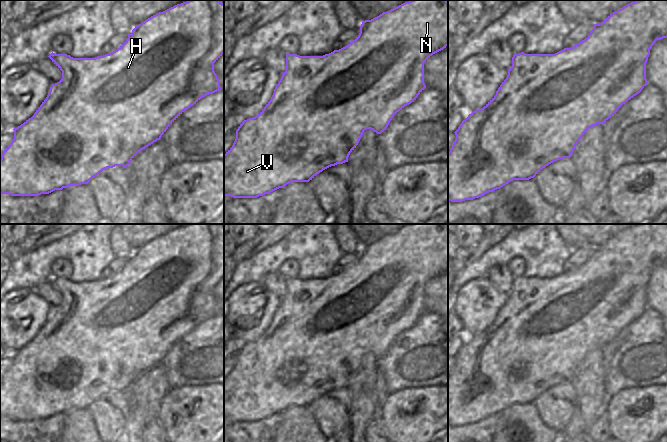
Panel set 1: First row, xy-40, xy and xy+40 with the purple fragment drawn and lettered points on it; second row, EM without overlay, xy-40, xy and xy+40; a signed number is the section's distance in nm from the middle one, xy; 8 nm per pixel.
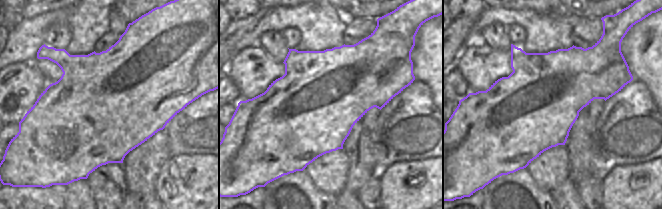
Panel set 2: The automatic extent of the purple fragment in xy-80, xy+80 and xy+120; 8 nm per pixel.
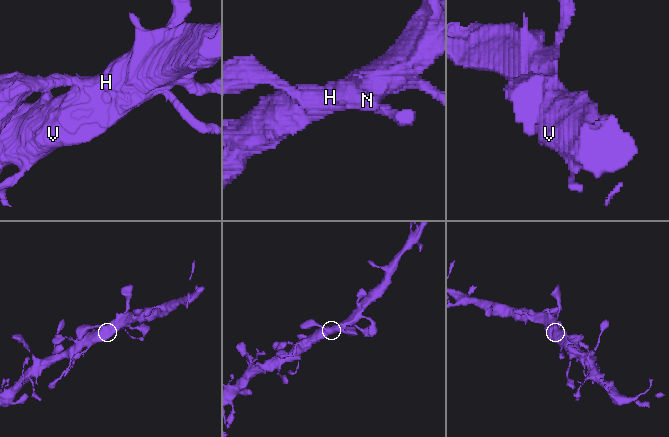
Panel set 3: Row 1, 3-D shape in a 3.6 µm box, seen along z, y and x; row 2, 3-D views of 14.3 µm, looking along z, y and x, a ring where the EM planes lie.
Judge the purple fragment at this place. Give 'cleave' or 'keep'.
keep

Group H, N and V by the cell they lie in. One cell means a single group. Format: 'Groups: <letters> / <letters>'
Groups: H N V.

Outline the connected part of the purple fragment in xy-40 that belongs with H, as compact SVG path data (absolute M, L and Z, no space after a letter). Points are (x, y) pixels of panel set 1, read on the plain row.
M188 224L163 236L159 236L135 250L128 263L115 275L95 282L73 282L67 278L51 277L48 281L62 295L62 303L52 308L46 323L34 339L14 352L14 363L0 382L0 418L11 420L39 420L69 410L88 408L107 392L127 391L143 373L160 364L168 351L201 322L219 314L220 305L214 295L214 287L224 278L224 228L220 224Z

